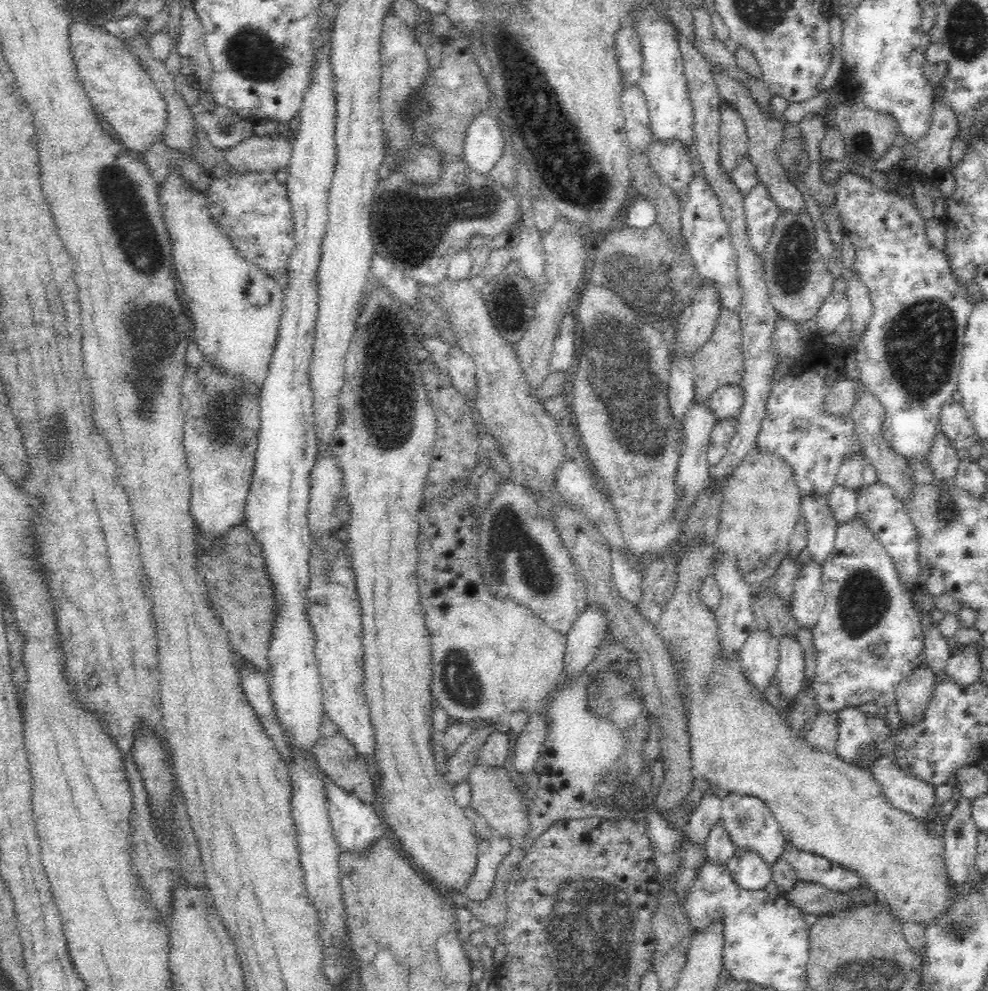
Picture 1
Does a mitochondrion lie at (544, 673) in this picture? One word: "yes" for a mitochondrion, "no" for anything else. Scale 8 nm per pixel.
no

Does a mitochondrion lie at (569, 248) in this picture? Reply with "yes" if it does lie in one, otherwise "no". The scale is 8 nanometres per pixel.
no

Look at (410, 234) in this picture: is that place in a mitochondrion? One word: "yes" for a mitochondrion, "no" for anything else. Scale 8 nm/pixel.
yes

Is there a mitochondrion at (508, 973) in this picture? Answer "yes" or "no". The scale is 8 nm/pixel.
no

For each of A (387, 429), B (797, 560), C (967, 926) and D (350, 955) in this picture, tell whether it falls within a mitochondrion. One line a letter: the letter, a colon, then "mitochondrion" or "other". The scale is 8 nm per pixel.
A: mitochondrion
B: other
C: mitochondrion
D: other

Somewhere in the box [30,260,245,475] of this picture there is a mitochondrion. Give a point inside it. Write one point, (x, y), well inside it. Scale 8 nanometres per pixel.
(53, 426)

